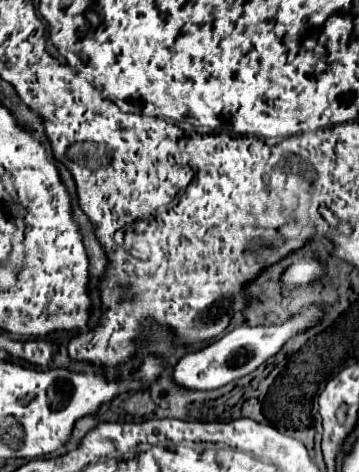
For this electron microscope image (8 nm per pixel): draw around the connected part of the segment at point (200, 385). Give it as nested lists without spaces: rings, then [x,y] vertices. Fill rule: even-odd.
[[[311,305],[311,307],[305,307],[299,315],[295,315],[293,319],[289,319],[283,325],[237,327],[237,329],[229,331],[227,335],[223,335],[221,339],[209,343],[205,349],[183,355],[177,361],[177,365],[173,367],[173,381],[175,381],[175,385],[189,389],[189,391],[219,389],[235,379],[245,377],[253,369],[257,369],[263,361],[267,361],[267,357],[273,357],[273,353],[277,353],[277,349],[281,349],[281,345],[287,339],[297,335],[301,329],[307,329],[309,325],[313,325],[313,321],[317,321],[317,317],[321,317],[321,307]]]

